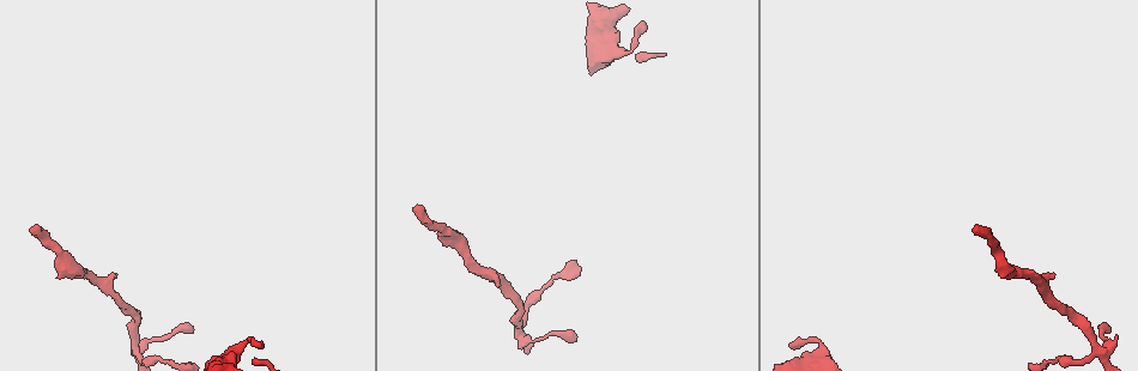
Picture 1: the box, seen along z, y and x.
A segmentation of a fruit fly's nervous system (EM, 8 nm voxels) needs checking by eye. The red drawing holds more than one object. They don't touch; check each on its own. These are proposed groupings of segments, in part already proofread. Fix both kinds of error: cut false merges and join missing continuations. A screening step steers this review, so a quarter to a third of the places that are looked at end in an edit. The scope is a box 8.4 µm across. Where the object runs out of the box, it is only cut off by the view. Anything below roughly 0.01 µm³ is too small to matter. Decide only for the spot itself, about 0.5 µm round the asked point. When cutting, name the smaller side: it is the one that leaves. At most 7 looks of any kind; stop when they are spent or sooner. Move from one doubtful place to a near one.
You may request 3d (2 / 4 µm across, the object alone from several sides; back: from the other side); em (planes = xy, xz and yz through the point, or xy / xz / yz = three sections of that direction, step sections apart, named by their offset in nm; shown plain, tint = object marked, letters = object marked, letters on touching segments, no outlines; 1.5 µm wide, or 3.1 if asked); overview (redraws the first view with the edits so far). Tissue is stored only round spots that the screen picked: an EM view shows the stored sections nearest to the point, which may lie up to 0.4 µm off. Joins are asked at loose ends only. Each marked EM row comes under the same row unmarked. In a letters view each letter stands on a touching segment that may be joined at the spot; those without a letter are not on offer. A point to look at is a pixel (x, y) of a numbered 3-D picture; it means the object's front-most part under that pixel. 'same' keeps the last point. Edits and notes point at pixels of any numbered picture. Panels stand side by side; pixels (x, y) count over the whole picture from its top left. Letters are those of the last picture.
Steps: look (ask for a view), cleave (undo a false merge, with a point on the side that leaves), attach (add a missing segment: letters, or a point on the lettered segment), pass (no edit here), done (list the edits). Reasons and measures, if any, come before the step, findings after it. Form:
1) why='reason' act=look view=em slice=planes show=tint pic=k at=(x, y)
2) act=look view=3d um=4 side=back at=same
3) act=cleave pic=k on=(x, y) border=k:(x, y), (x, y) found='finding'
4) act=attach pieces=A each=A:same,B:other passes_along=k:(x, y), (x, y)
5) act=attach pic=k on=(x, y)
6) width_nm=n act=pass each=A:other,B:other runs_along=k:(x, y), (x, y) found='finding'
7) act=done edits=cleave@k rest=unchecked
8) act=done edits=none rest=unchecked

why='tapers out' act=look view=em slice=planes show=tint pic=1 at=(1110, 328)

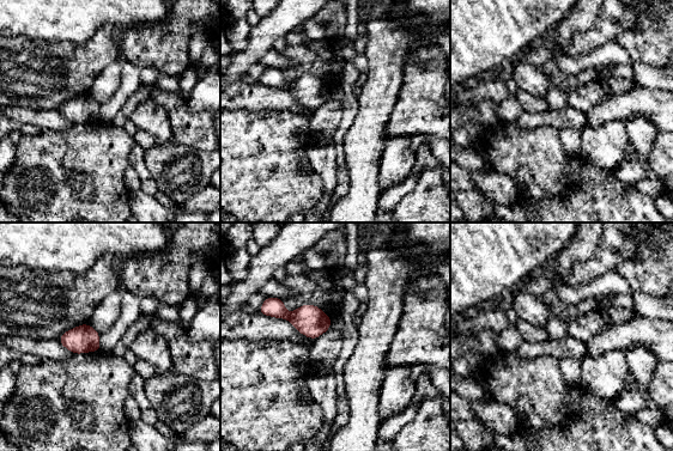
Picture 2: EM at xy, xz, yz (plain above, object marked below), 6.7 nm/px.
why='what lies round it' act=look view=em slice=planes show=letters at=same

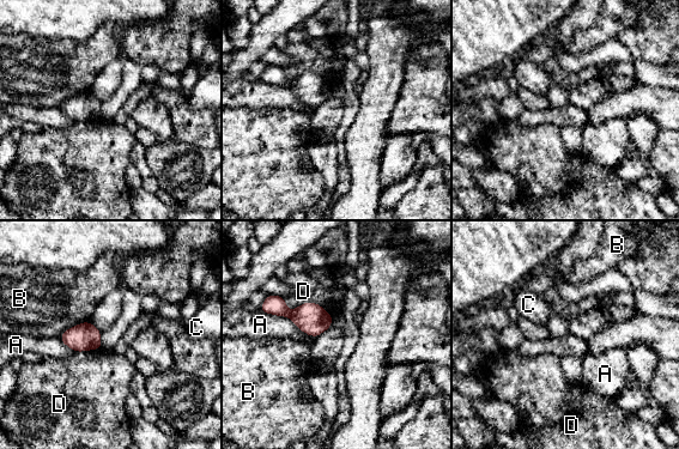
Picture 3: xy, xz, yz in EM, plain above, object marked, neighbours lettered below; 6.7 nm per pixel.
longest_contact=A:420nm act=pass each=A:other,B:other,C:other,D:other border=3:(89, 320), (68, 327), (58, 337) found='no lettered segment goes on from it'

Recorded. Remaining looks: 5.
why='abrupt turn' act=look view=3d um=2 side=back pic=1 at=(818, 344)

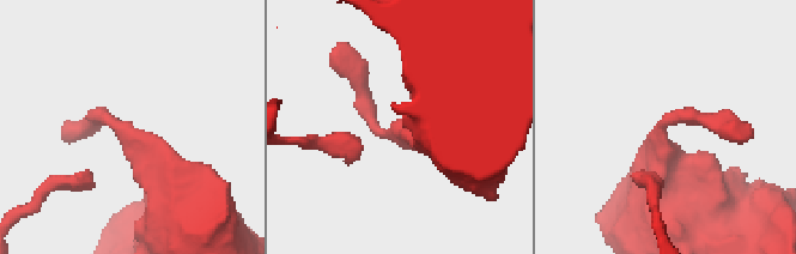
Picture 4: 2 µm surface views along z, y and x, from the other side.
act=look view=em slice=planes show=letters pic=4 at=(108, 124)

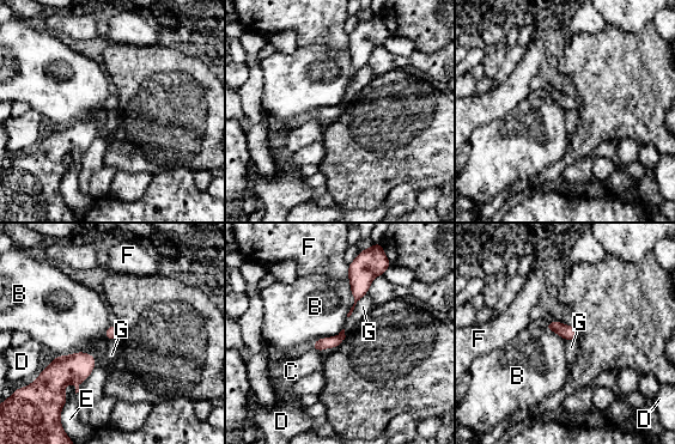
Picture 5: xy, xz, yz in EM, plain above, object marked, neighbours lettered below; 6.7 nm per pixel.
act=pass each=B:other,C:other,D:other,E:other,F:other,G:other border=5:(368, 291), (347, 317) found='continuous, no second cell'

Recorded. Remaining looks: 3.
why='an open end' act=look view=em slice=planes show=letters pic=1 at=(975, 227)

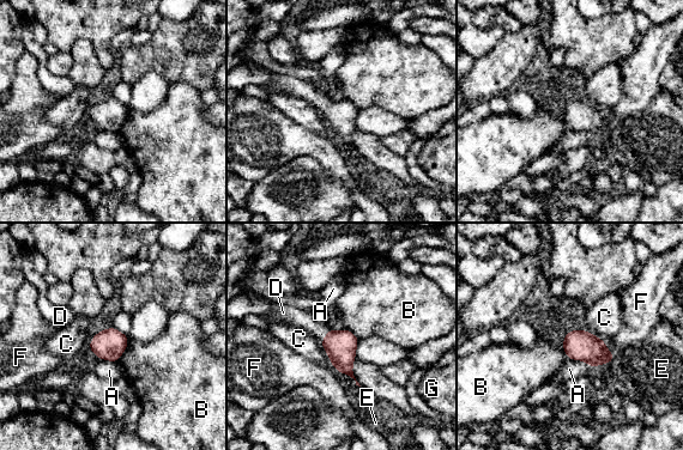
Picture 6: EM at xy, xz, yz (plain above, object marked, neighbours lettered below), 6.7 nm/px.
width_nm=200 act=attach pieces=D each=A:other,B:other,C:other,D:same,E:other,F:other,G:other found='the cell continues'

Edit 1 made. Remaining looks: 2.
act=done edits=attach@6 rest=unchecked

